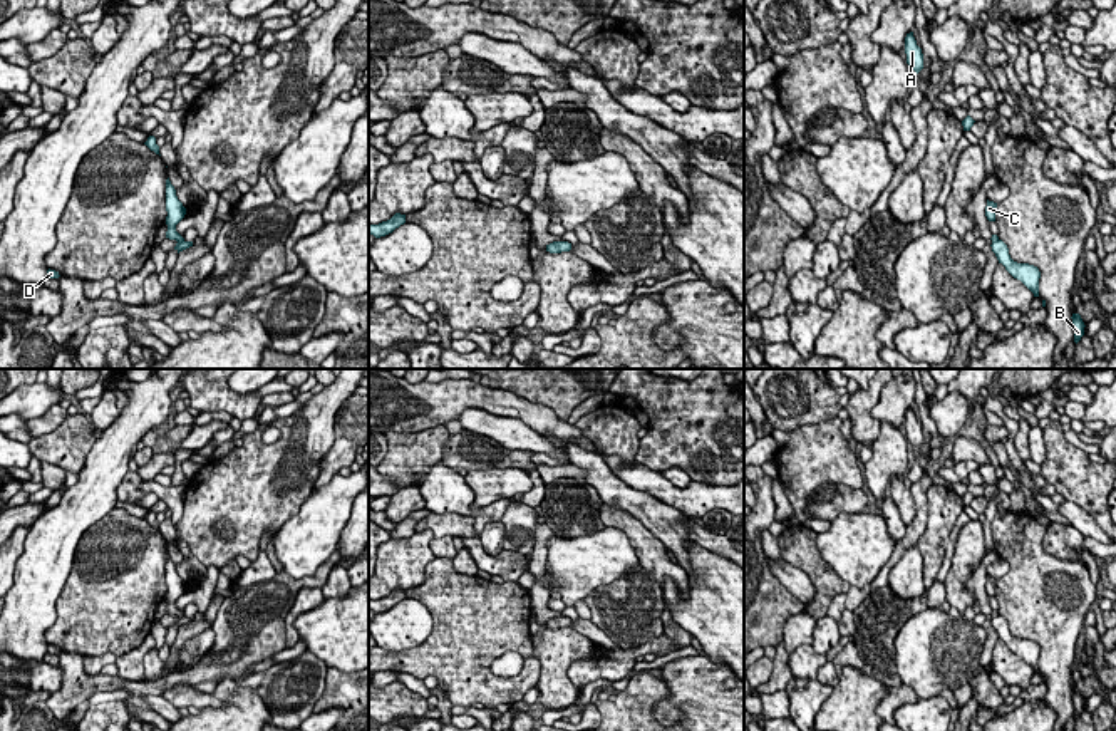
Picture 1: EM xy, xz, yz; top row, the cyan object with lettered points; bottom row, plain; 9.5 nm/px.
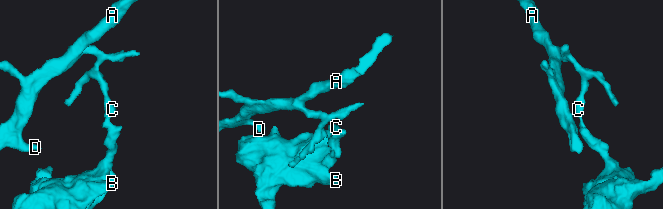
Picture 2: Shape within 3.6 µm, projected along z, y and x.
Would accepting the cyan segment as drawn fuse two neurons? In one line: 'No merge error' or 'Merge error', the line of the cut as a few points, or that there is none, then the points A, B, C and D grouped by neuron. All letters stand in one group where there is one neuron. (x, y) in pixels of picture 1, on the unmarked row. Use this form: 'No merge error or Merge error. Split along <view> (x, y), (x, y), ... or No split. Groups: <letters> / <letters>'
Merge error. Split along xy (183, 614), (178, 617). Groups: A C D / B

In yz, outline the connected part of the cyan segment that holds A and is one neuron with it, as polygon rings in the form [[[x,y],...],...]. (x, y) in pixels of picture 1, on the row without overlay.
[[[913,407],[907,409],[905,412],[905,429],[908,443],[913,444],[915,449],[918,449],[923,444],[923,429],[922,424],[917,421]]]

